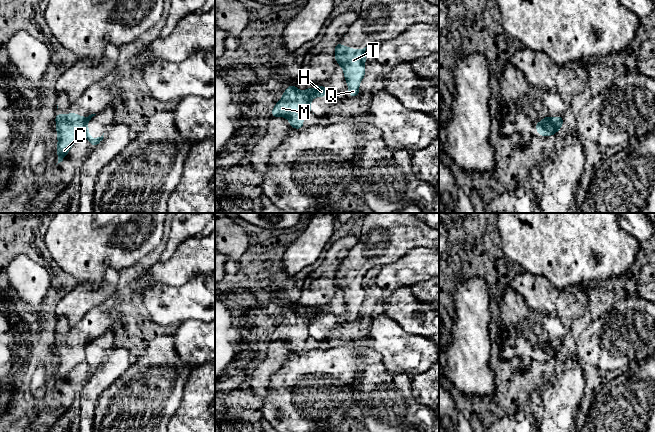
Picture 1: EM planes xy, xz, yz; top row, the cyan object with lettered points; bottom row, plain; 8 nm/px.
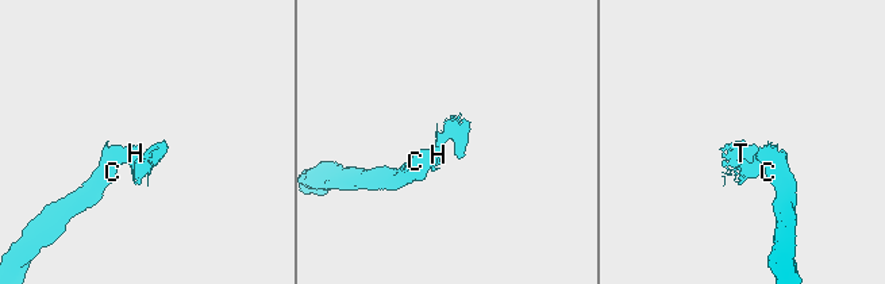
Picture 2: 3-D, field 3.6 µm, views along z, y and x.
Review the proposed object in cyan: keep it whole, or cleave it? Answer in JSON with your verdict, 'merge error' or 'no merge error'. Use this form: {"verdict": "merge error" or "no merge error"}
{"verdict": "merge error"}

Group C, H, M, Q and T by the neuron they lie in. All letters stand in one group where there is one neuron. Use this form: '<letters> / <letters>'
C M / H Q T

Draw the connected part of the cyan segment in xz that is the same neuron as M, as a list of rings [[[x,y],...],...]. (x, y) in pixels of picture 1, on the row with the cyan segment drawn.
[[[290,84],[283,92],[283,96],[278,101],[271,112],[271,117],[284,117],[289,120],[289,126],[294,129],[302,129],[308,110],[310,87],[300,91],[296,86]]]

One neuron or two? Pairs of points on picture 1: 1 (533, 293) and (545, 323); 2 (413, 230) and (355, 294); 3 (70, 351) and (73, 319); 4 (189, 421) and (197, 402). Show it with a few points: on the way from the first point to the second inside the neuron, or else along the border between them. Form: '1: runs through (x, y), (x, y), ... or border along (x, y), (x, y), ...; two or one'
1: border along (534, 313), (555, 314), (563, 322); two
2: runs through (394, 247), (384, 257), (370, 260), (356, 275); one
3: border along (89, 310), (77, 323), (69, 328); two
4: runs through (194, 416), (197, 413), (197, 407); one

